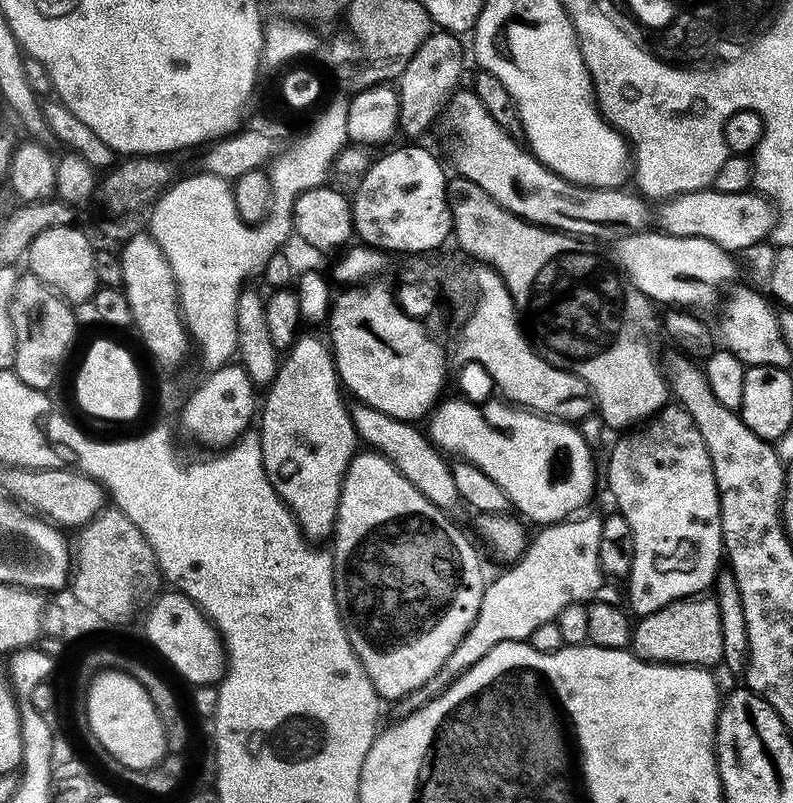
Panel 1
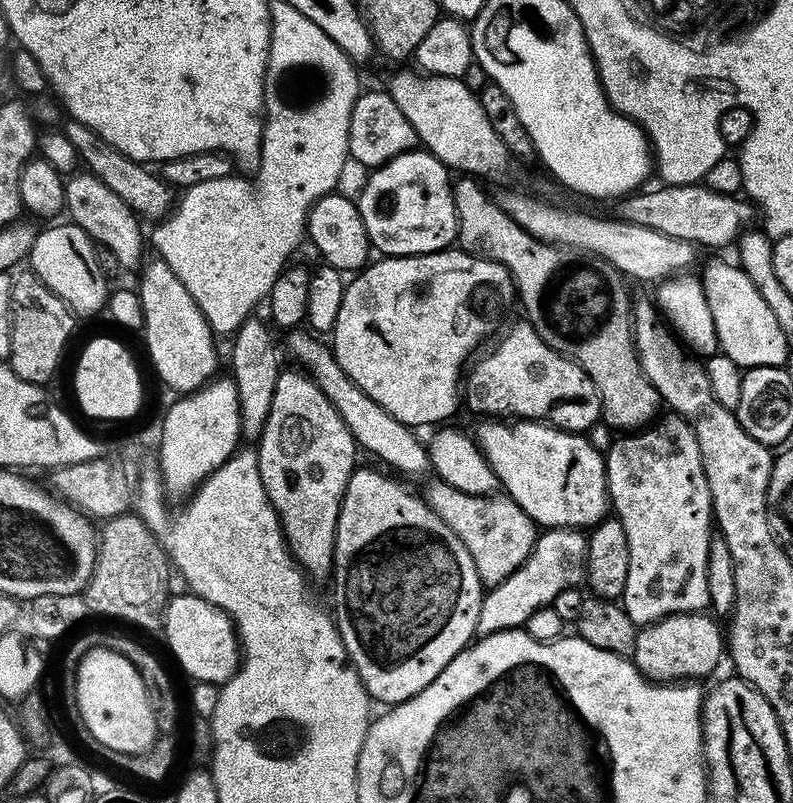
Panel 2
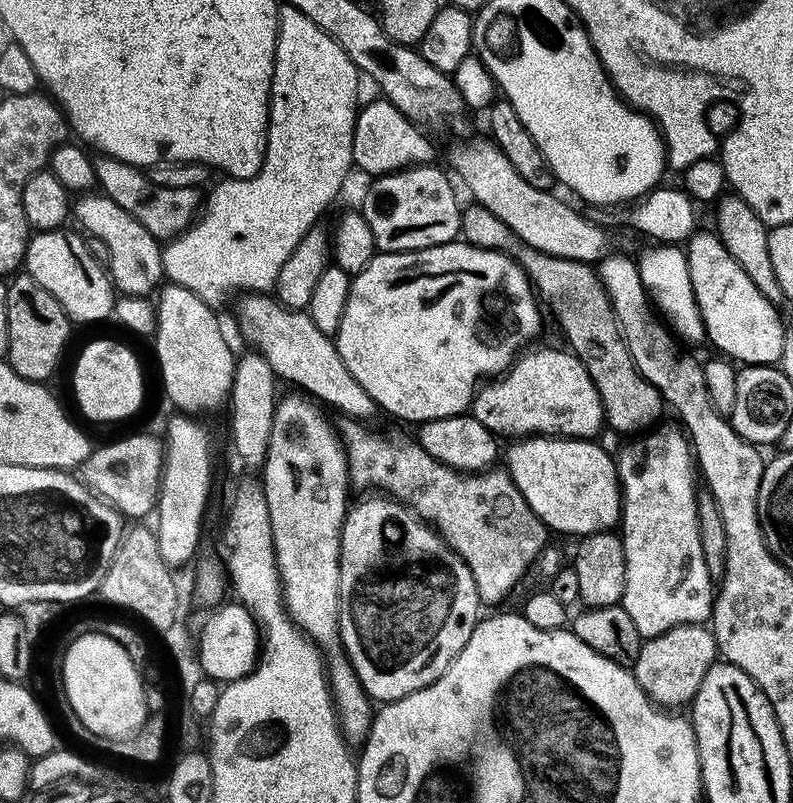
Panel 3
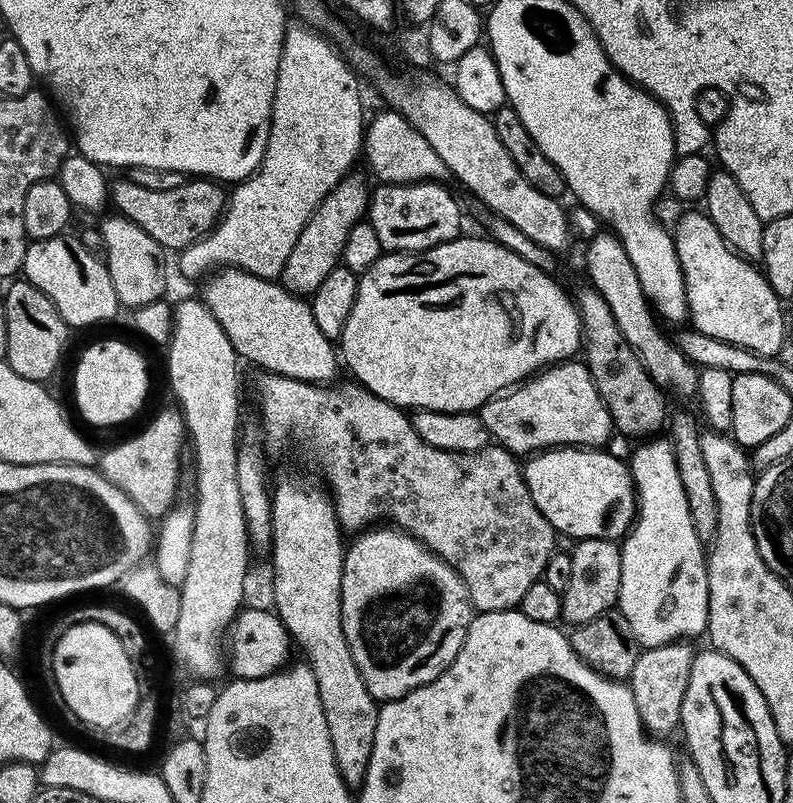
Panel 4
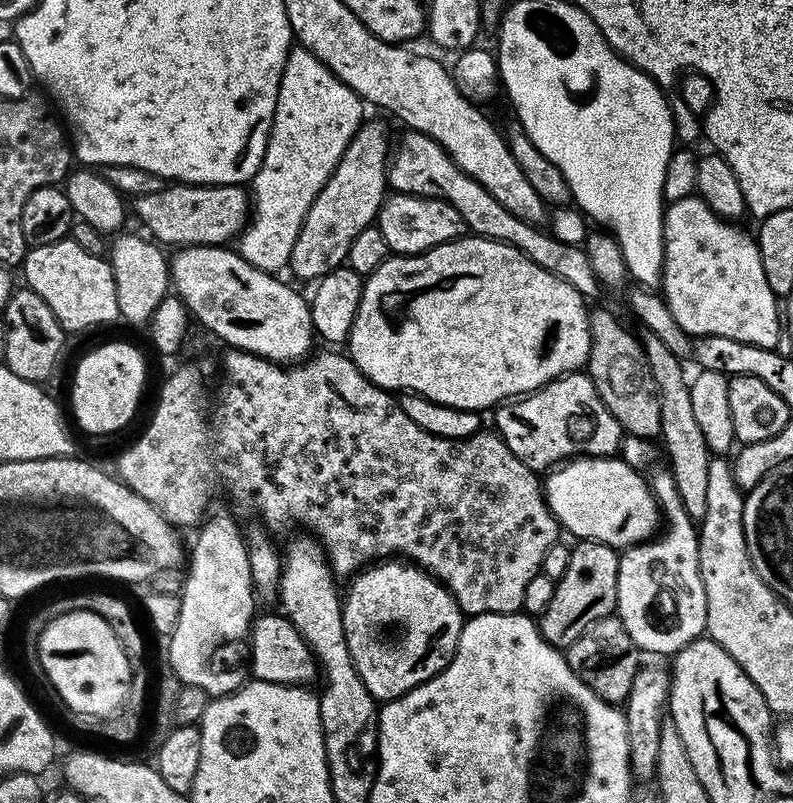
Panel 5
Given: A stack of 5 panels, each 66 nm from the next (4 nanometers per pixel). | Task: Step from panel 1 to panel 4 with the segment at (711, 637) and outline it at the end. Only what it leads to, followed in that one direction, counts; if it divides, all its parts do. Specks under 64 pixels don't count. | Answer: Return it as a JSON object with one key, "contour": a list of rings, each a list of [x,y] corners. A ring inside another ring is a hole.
{"contour":[[[677,642],[675,644],[663,644],[653,648],[644,648],[641,651],[638,662],[634,662],[632,676],[626,681],[634,694],[634,706],[638,706],[640,720],[644,723],[644,731],[652,738],[668,738],[672,731],[680,728],[680,711],[682,710],[682,698],[686,694],[686,686],[690,682],[690,666],[694,655],[691,643]]]}

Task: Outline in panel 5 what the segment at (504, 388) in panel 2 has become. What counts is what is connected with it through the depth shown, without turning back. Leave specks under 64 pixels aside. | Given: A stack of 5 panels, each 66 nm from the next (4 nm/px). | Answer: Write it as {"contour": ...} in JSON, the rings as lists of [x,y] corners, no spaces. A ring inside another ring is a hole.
{"contour":[[[583,371],[570,372],[559,380],[544,384],[537,392],[529,392],[526,396],[505,402],[495,409],[495,431],[510,446],[510,454],[518,458],[527,468],[537,474],[547,473],[569,458],[581,456],[615,457],[621,451],[622,429],[620,423],[610,414],[610,410],[602,402],[592,377]]]}

